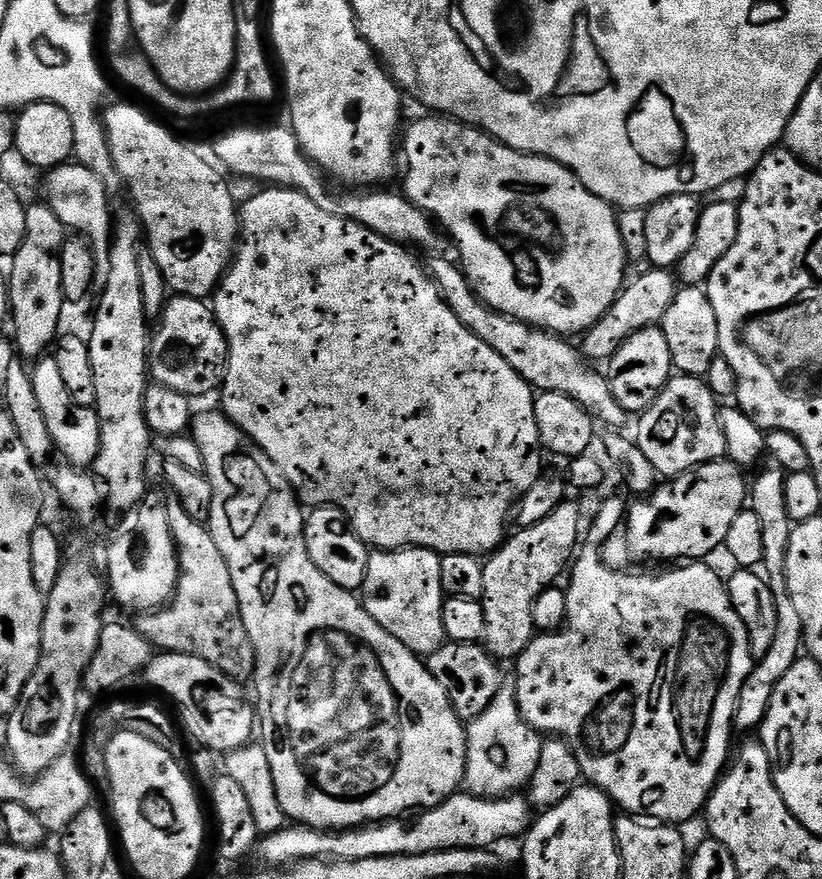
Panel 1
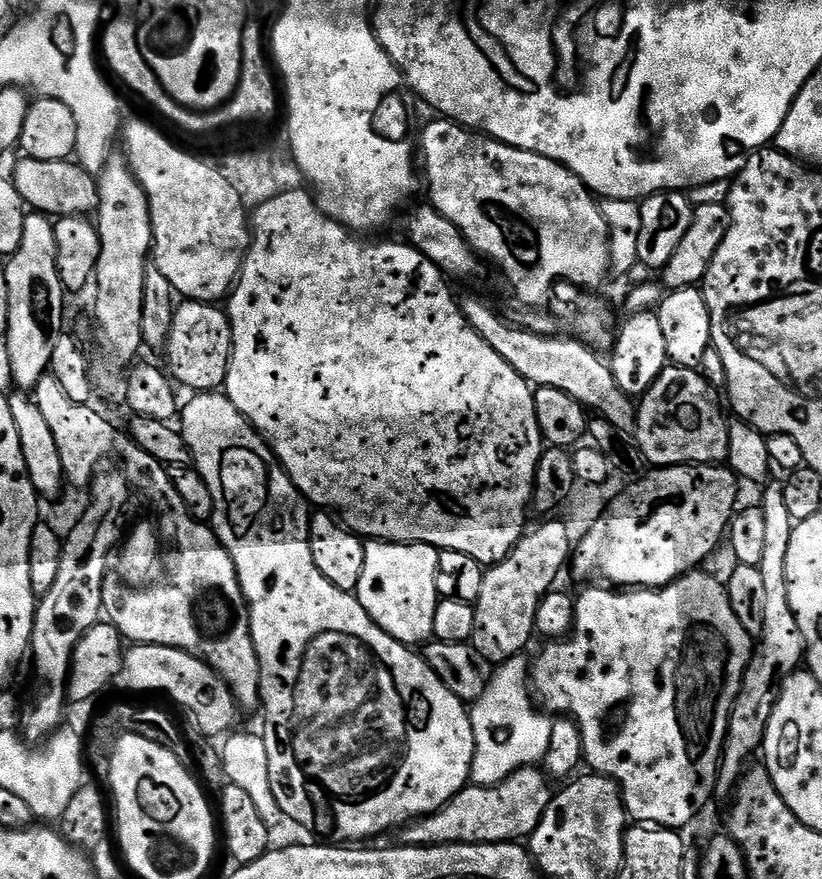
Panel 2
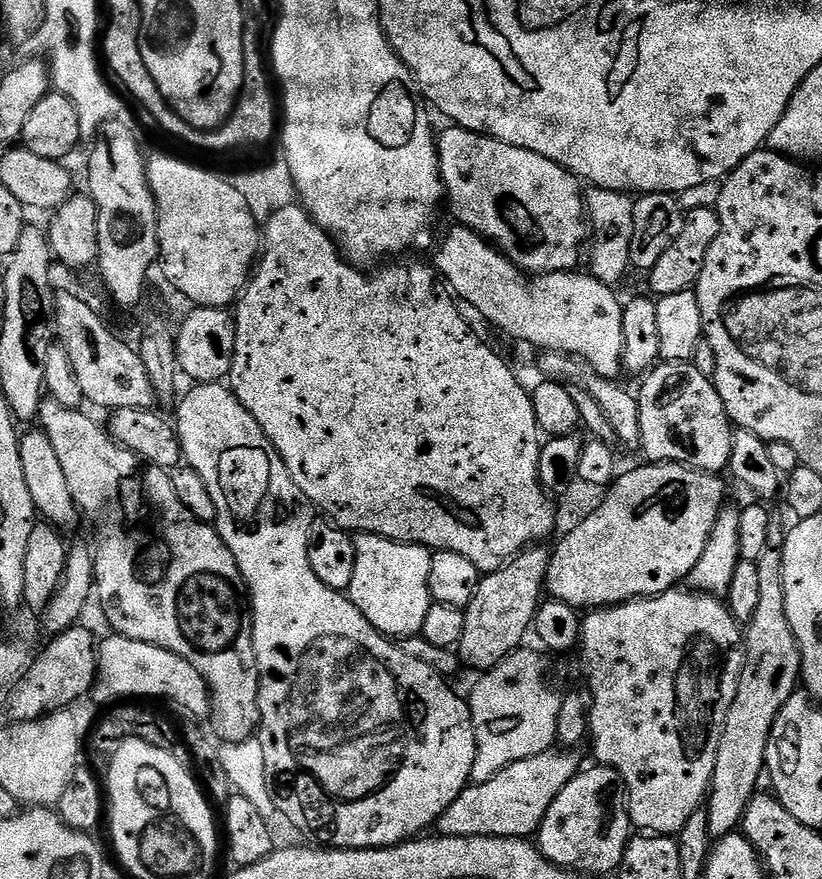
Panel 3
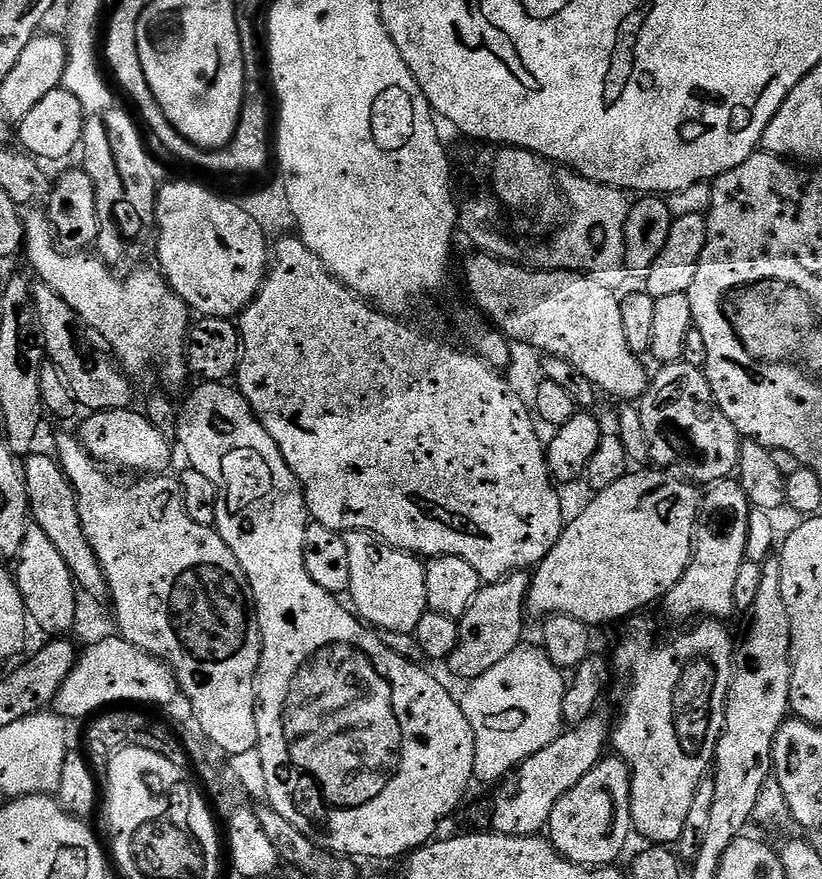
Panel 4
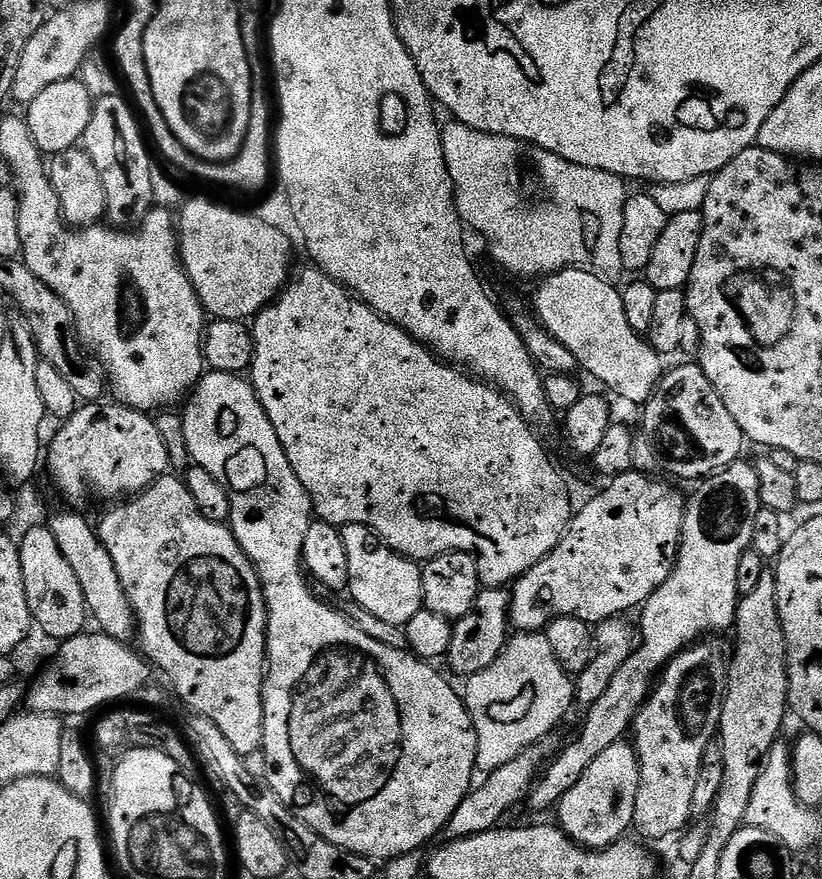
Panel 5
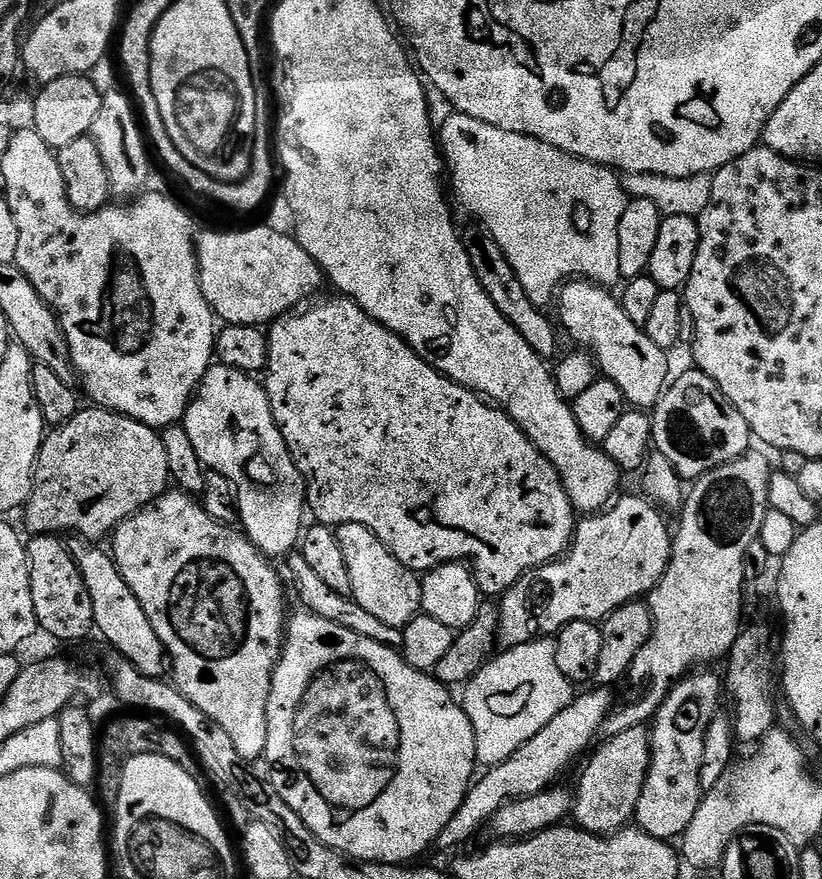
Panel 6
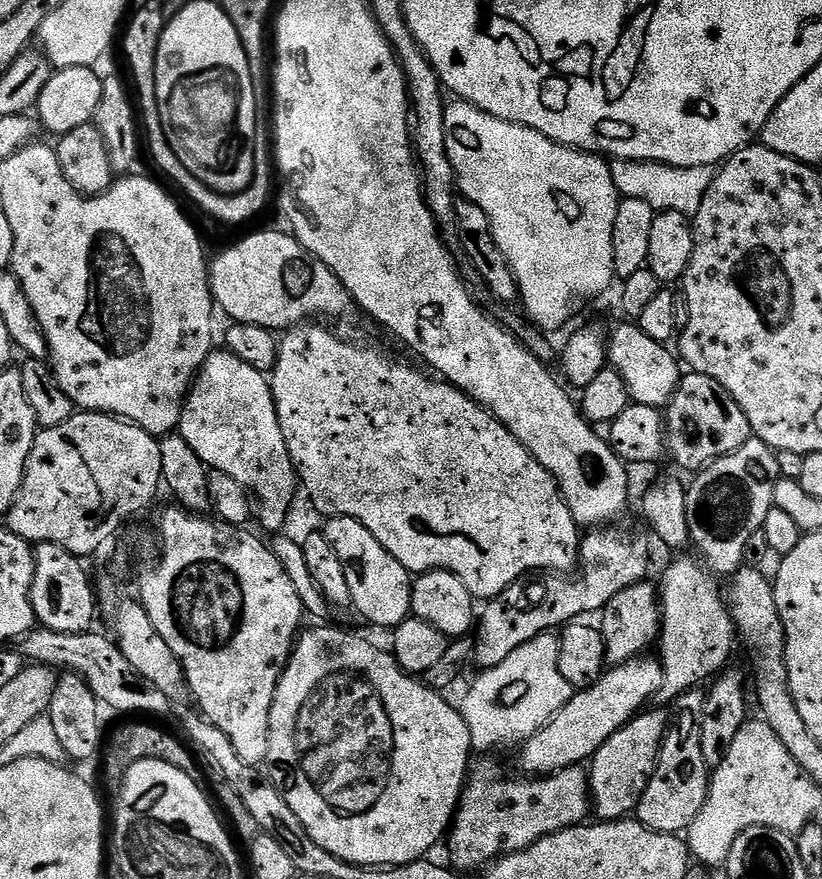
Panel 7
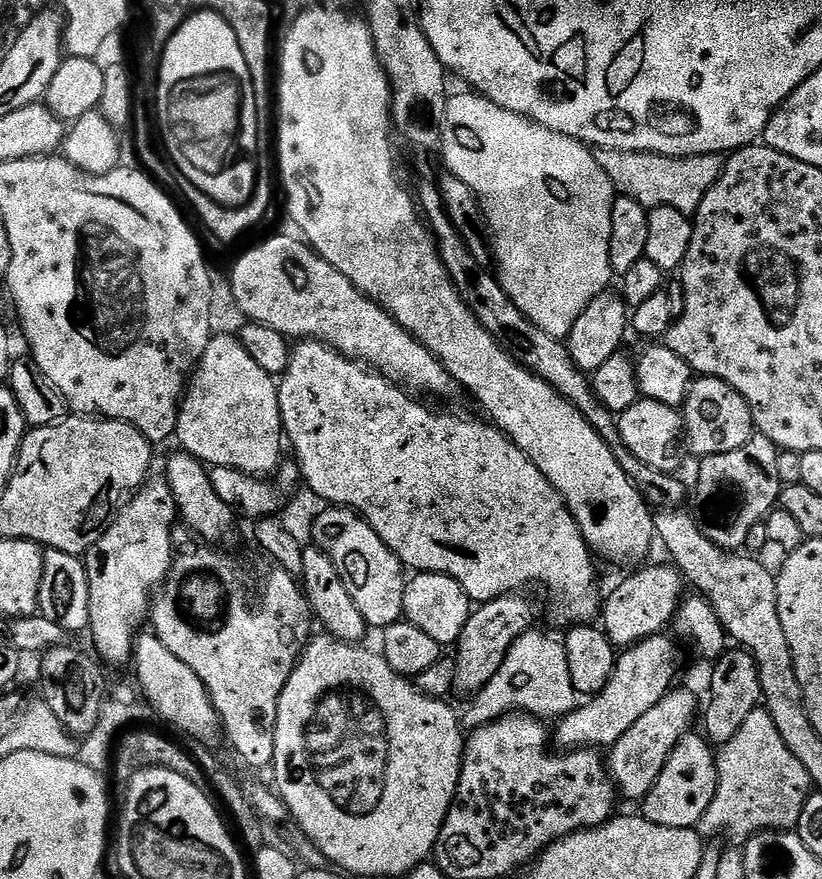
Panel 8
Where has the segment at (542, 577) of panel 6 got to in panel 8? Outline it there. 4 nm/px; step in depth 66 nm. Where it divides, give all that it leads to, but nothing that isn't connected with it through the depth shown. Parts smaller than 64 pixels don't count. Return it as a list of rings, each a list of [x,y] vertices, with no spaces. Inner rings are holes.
[[[520,594],[499,596],[493,600],[483,601],[469,616],[462,630],[460,639],[456,641],[456,666],[454,664],[454,684],[467,694],[475,694],[484,688],[490,678],[502,666],[510,646],[520,640],[528,632],[533,631],[536,616],[532,608],[520,597]]]

